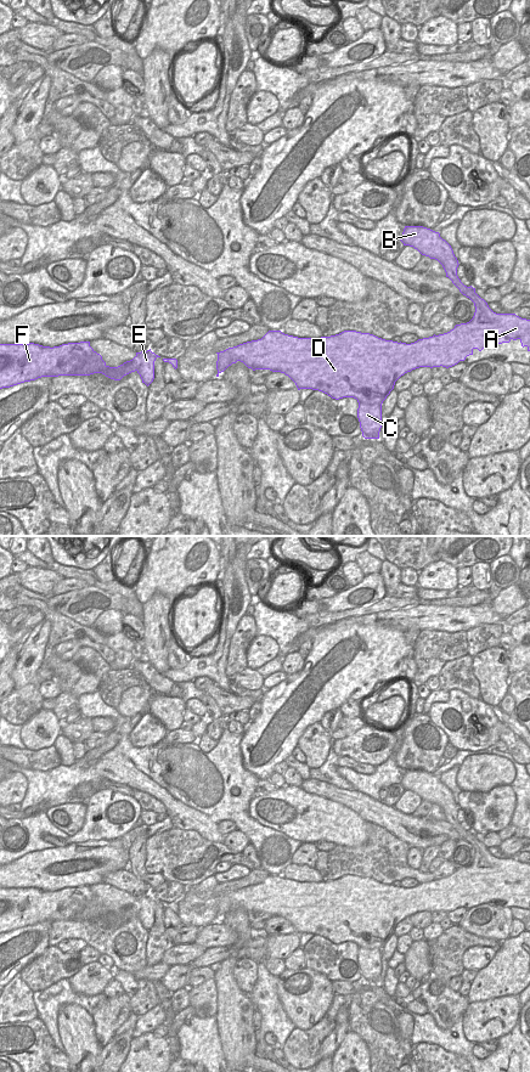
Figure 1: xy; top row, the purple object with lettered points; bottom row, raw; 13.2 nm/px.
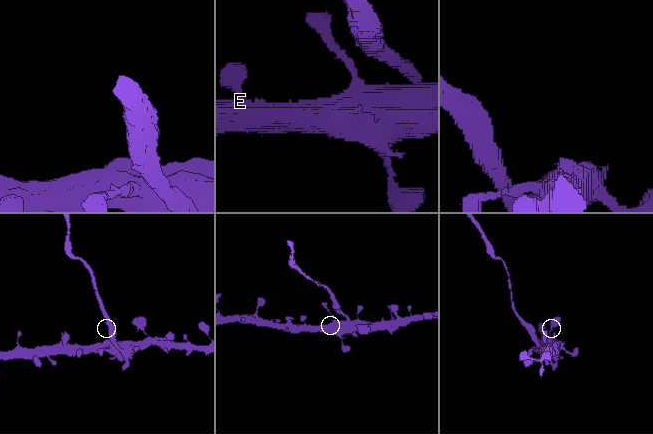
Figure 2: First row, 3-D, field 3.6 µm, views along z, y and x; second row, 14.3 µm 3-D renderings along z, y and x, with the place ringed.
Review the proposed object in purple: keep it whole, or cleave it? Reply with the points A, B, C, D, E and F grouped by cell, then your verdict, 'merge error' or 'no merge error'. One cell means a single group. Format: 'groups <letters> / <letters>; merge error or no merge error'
groups A B D E F / C; merge error

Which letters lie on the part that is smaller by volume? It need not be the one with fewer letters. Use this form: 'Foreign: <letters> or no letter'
Foreign: C

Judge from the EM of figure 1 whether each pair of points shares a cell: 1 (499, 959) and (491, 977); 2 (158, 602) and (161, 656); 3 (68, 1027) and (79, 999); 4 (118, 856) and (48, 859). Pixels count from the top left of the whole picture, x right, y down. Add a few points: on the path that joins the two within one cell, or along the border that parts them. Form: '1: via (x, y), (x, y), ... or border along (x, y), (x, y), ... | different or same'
1: via (497, 964), (492, 972) | same
2: via (158, 615), (158, 643) | same
3: border along (90, 1015), (75, 1004), (63, 1004), (56, 1023) | different
4: via (101, 856), (91, 855), (65, 858) | same

